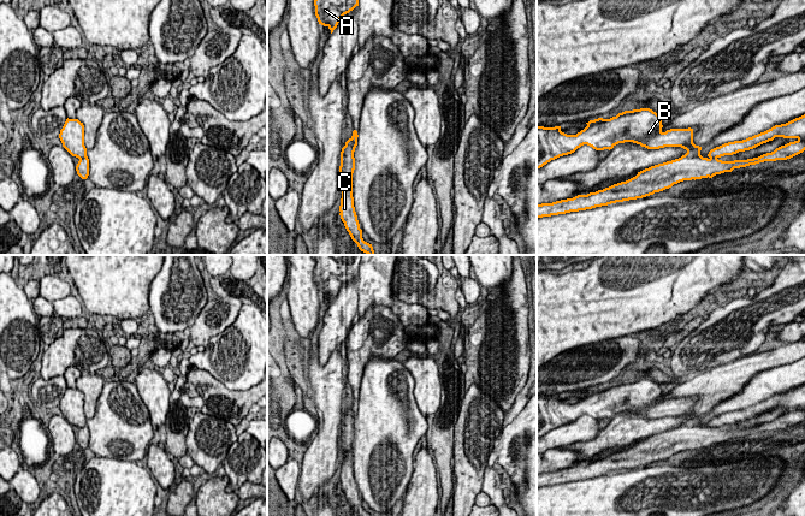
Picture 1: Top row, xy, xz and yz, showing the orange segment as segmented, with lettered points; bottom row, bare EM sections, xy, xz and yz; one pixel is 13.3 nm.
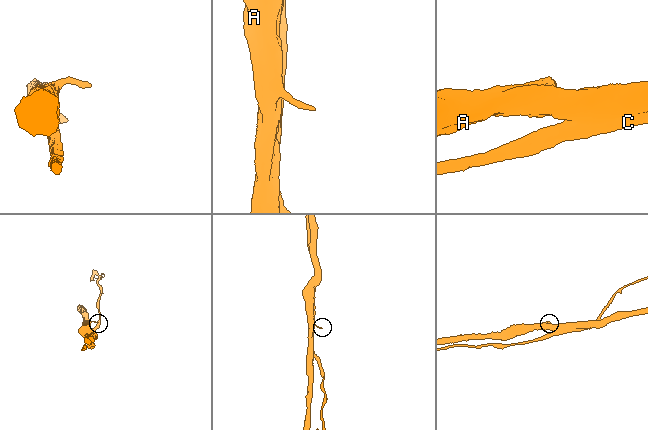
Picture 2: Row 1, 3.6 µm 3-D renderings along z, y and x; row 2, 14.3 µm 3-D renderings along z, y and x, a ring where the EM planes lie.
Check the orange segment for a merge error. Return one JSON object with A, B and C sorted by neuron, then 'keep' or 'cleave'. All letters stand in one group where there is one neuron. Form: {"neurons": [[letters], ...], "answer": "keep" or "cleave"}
{"neurons": [["A", "B", "C"]], "answer": "keep"}

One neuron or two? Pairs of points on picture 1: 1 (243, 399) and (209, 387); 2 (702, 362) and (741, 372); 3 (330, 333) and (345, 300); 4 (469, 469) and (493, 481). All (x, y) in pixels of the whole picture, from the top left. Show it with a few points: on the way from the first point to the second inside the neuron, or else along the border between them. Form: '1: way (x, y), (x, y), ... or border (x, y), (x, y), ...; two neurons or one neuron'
1: way (235, 399), (225, 399), (218, 395); one neuron
2: border (741, 356), (697, 373); two neurons
3: way (336, 325), (342, 308); one neuron
4: border (486, 466), (483, 473), (481, 490); two neurons

